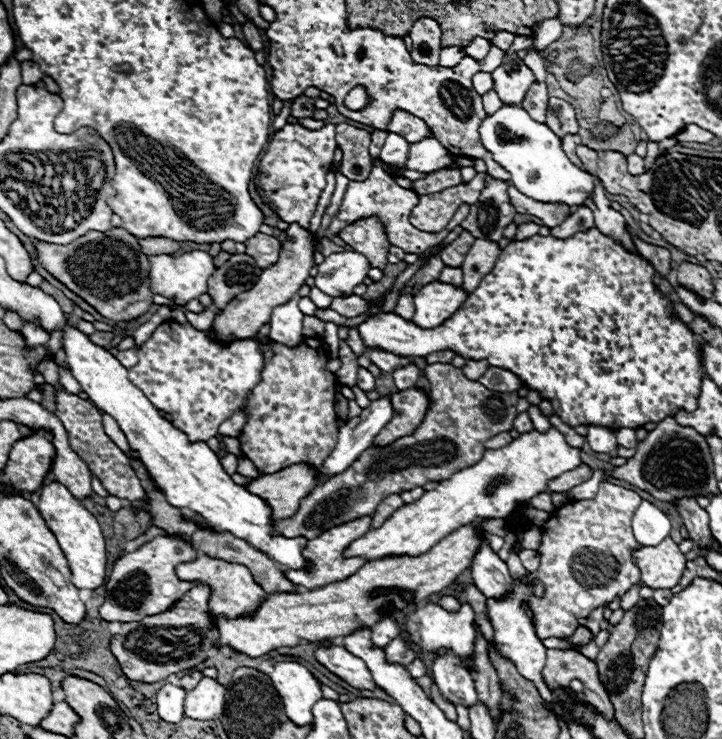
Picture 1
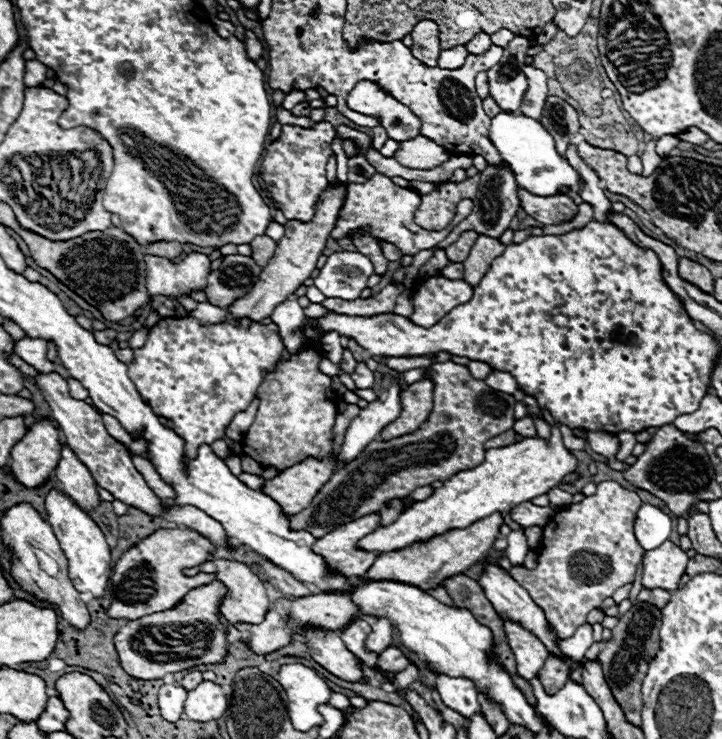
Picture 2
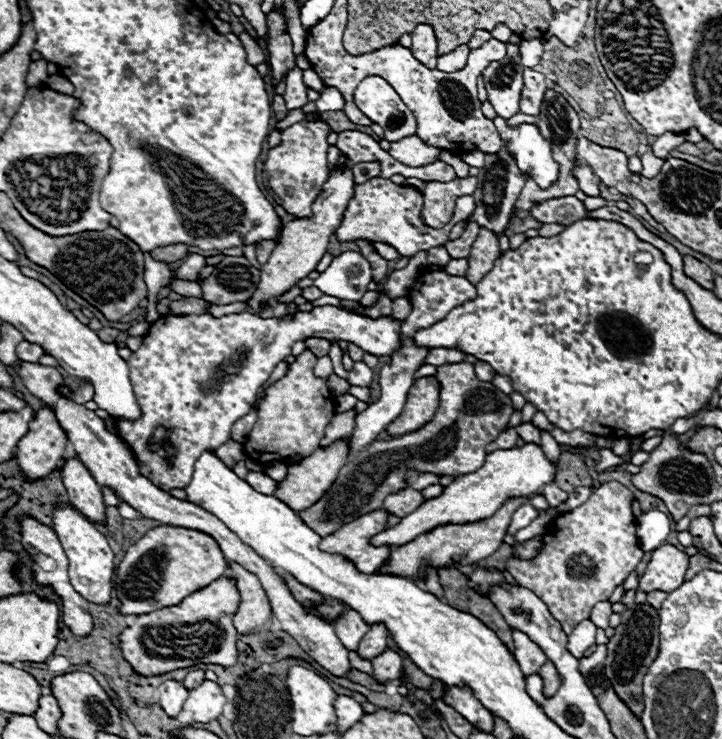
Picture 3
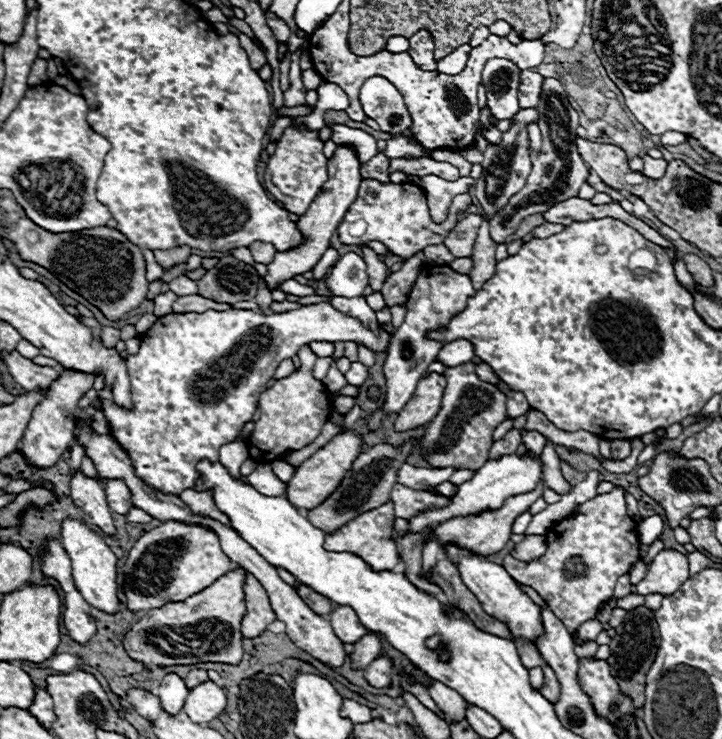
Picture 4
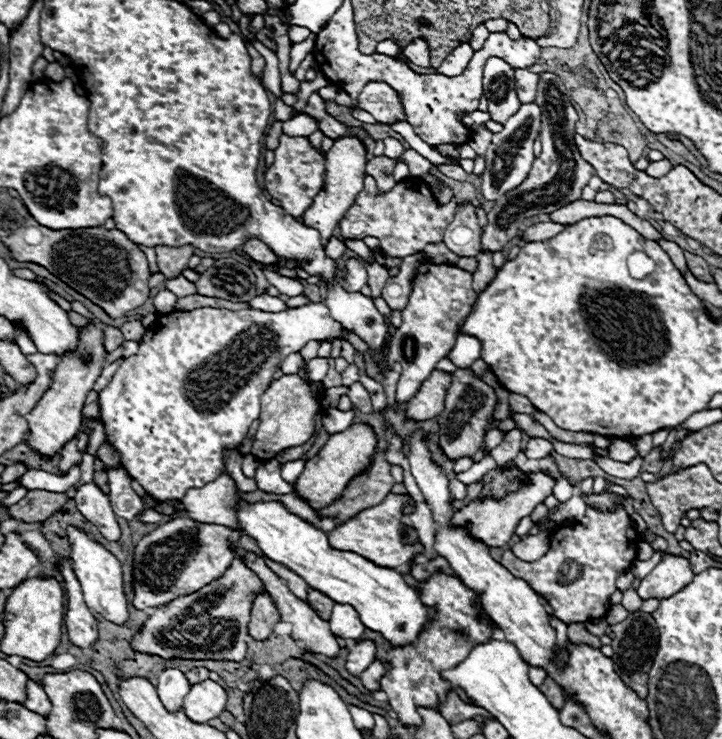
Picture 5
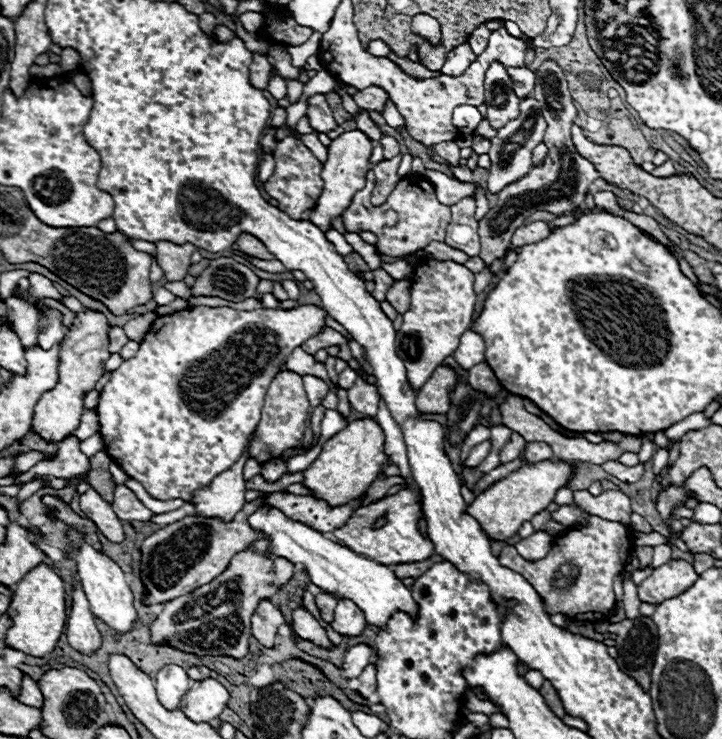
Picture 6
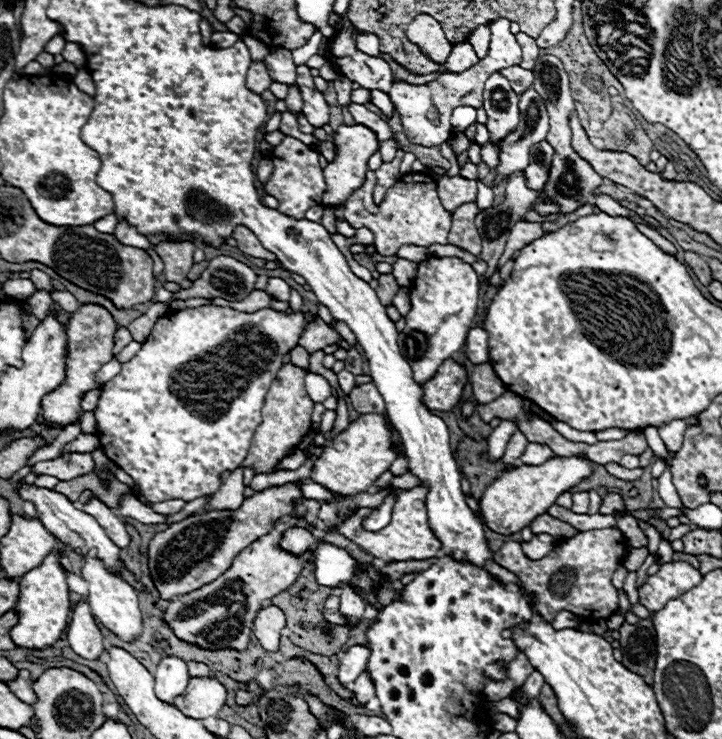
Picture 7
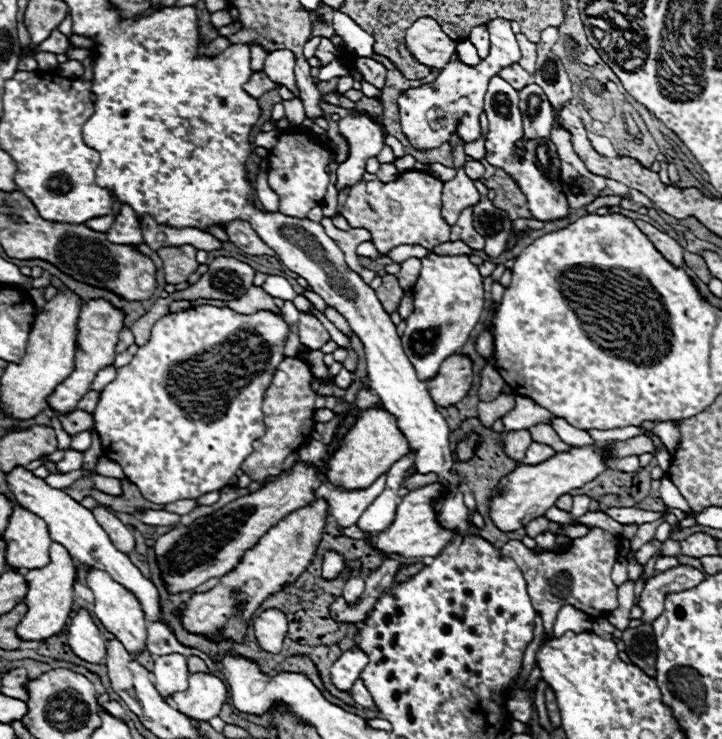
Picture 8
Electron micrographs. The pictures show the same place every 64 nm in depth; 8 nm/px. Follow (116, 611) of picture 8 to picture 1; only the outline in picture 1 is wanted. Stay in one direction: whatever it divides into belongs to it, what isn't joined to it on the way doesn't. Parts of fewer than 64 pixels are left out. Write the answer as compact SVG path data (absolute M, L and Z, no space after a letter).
M52 482L50 486L40 488L40 502L38 510L50 530L54 530L54 536L58 538L58 544L62 546L70 572L72 572L72 584L78 590L96 590L106 582L106 542L102 536L102 530L96 522L96 518L82 508L82 504L58 482Z

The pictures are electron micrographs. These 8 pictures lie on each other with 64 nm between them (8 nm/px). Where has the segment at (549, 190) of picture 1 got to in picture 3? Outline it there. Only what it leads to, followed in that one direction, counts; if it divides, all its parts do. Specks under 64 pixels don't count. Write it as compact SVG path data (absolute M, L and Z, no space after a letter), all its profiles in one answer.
M494 118L494 124L504 142L510 144L510 152L516 154L516 162L526 176L534 176L538 186L550 186L558 178L558 164L552 158L550 144L542 138L540 130L532 124L520 124L508 128L504 118Z

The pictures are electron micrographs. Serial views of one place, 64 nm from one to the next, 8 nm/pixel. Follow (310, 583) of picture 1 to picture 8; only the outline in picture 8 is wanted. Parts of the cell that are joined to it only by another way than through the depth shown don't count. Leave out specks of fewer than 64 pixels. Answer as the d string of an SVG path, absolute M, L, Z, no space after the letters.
M440 482L430 484L430 486L424 486L424 488L418 488L418 490L412 490L398 504L394 522L384 532L380 532L378 536L364 534L356 524L344 528L344 534L348 538L370 538L370 542L378 550L382 550L386 554L400 554L402 558L434 558L456 536L456 530L446 530L446 528L440 526L438 516L436 516L436 510L432 506L432 502L438 500L438 498L442 498L444 492L446 492L446 484L440 484Z

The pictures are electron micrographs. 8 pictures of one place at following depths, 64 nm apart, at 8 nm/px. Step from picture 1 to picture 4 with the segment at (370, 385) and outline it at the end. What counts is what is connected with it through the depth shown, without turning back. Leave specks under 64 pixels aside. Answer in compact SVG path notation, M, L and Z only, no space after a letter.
M352 362L350 370L344 374L344 378L346 378L346 382L352 384L352 386L362 386L362 384L368 380L368 370L366 370L366 366L360 364L360 362Z

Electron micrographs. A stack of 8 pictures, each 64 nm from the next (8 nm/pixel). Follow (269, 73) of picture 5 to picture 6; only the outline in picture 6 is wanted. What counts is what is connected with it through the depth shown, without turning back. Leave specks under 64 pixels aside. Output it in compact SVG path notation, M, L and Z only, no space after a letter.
M270 76L270 82L268 82L268 88L266 88L276 100L284 98L286 96L286 82L280 78L280 76Z

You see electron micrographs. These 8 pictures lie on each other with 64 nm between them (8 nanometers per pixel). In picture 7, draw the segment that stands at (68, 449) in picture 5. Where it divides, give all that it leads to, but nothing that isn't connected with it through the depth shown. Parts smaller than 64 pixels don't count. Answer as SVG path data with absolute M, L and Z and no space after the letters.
M86 452L86 454L66 454L66 456L60 456L56 460L38 462L38 464L34 464L34 470L38 474L56 476L60 480L72 480L80 474L94 472L94 460L92 460L90 452Z

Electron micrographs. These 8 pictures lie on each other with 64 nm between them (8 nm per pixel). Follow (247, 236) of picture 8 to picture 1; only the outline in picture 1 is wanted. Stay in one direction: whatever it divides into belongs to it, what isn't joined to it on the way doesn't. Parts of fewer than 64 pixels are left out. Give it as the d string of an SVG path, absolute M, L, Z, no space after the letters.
M256 234L254 238L246 240L246 254L256 258L256 264L260 268L266 268L276 262L278 250L280 250L280 240L266 236L266 234Z

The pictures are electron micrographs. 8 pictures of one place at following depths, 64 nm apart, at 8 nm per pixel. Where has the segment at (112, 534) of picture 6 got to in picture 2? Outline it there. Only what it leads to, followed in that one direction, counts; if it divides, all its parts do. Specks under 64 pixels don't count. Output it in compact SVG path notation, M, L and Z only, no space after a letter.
M62 438L62 454L60 466L56 466L54 476L60 482L62 490L72 498L74 504L82 506L82 510L90 512L100 506L100 496L96 490L96 480L92 478L90 470L76 458L76 454L68 448Z

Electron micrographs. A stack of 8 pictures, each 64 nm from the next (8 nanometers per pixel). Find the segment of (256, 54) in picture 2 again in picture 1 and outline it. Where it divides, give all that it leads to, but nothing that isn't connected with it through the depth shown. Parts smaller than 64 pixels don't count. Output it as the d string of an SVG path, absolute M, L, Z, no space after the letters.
M246 22L242 28L244 28L244 36L246 36L246 44L248 44L248 48L250 48L252 52L262 50L262 48L264 48L264 42L262 42L262 36L260 36L258 28L256 28L252 22Z

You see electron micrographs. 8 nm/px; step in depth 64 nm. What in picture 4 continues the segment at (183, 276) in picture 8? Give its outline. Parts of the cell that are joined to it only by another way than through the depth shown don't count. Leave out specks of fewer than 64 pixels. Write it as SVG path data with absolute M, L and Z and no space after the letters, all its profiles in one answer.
M178 246L178 248L168 248L168 250L154 250L154 256L156 256L156 262L164 270L168 270L176 264L184 264L192 254L190 250L192 250L190 246Z

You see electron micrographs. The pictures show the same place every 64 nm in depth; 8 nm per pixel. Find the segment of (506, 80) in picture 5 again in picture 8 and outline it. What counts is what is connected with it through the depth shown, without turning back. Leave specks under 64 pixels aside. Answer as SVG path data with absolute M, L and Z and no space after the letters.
M494 76L488 84L488 92L484 98L484 112L488 118L488 140L486 140L486 160L502 168L520 188L520 192L526 196L526 208L532 212L532 216L540 222L554 222L560 218L568 218L570 204L562 192L560 182L560 162L556 146L550 142L550 138L544 140L544 150L538 150L538 146L526 146L524 158L516 146L516 142L524 136L522 132L522 114L518 108L518 90L514 90L506 80L500 76Z

